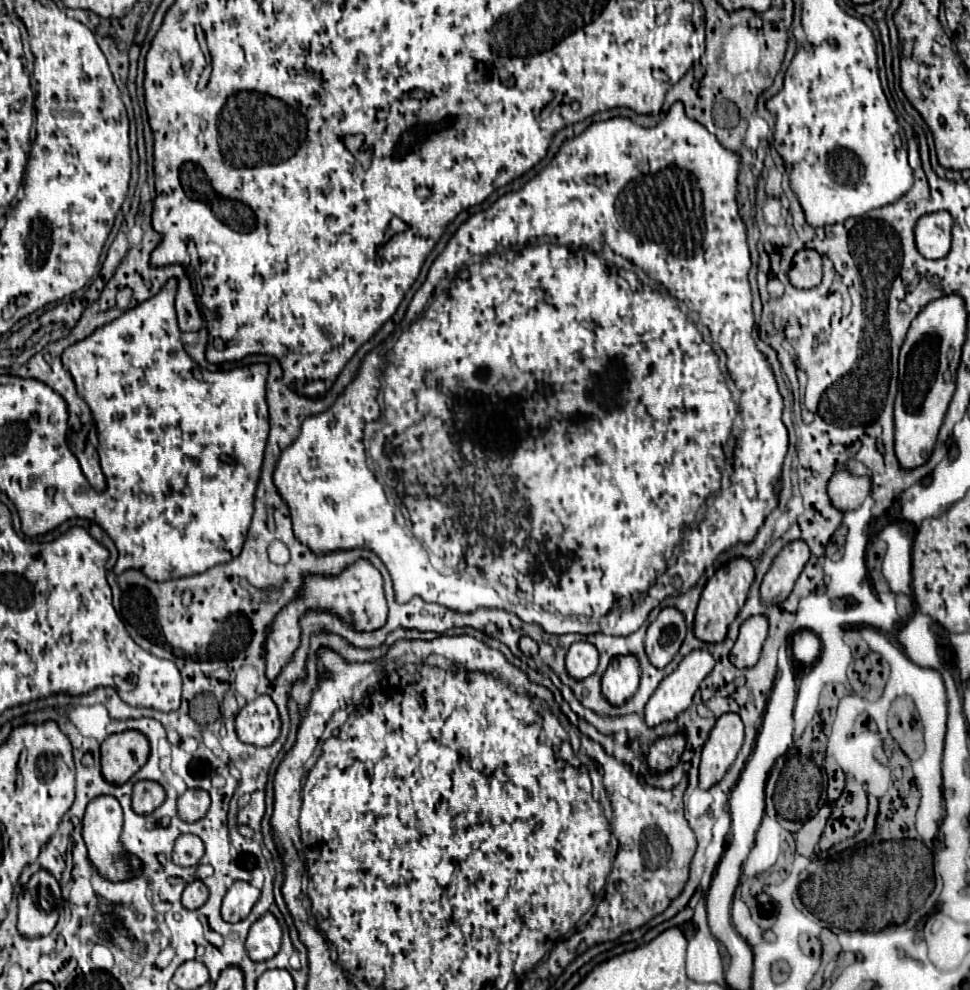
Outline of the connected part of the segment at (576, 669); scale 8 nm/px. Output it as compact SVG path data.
M576 641L570 645L566 655L566 669L574 679L584 679L592 675L598 667L598 649L592 643Z

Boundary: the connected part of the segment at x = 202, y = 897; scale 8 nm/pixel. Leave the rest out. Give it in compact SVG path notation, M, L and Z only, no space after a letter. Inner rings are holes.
M200 879L188 883L184 893L182 893L182 905L186 909L198 909L206 903L206 899L208 899L208 889Z

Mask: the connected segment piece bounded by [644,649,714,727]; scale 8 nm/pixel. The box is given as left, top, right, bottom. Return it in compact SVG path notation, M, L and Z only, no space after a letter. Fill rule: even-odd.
M694 649L694 651L690 651L690 653L680 661L680 665L678 665L668 677L662 679L662 683L658 685L658 689L652 693L652 697L650 697L650 701L646 703L646 709L644 709L644 719L646 719L646 723L648 723L650 727L654 727L654 725L662 723L664 719L666 719L666 721L676 719L682 711L686 711L686 709L690 707L690 703L692 703L692 697L694 697L698 685L700 685L702 679L712 671L712 667L714 667L714 659L712 659L712 655L710 655L706 649Z

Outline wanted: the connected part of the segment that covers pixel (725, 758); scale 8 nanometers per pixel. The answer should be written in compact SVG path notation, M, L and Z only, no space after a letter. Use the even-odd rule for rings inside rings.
M738 713L720 715L708 741L702 749L700 789L710 789L718 783L734 763L744 741L744 723Z

